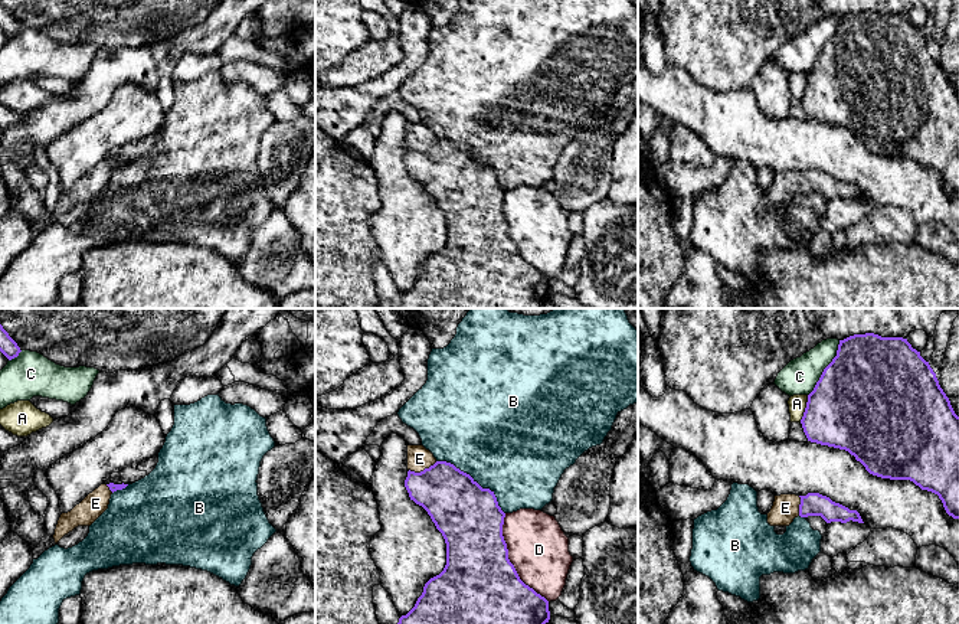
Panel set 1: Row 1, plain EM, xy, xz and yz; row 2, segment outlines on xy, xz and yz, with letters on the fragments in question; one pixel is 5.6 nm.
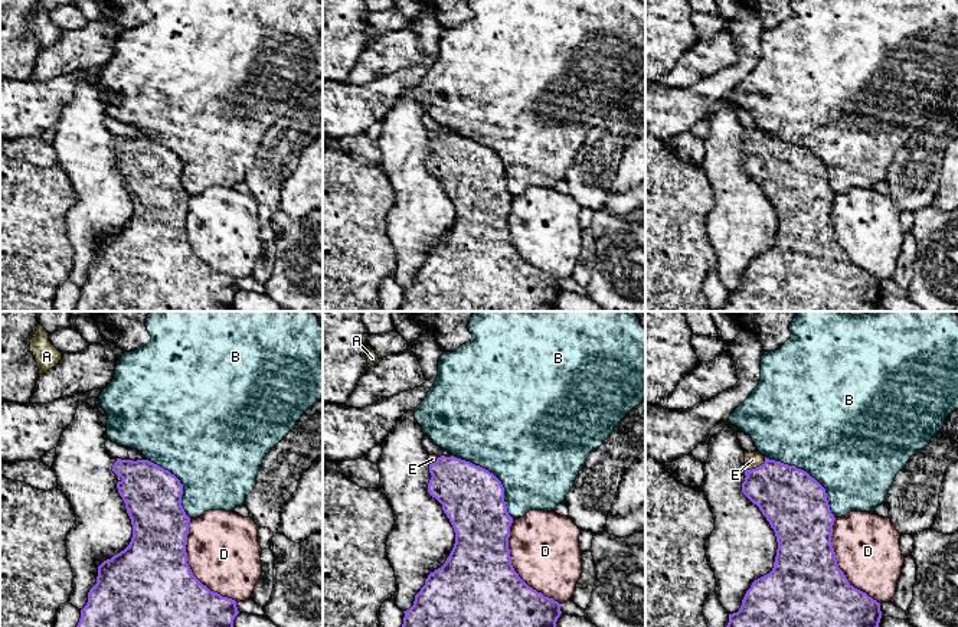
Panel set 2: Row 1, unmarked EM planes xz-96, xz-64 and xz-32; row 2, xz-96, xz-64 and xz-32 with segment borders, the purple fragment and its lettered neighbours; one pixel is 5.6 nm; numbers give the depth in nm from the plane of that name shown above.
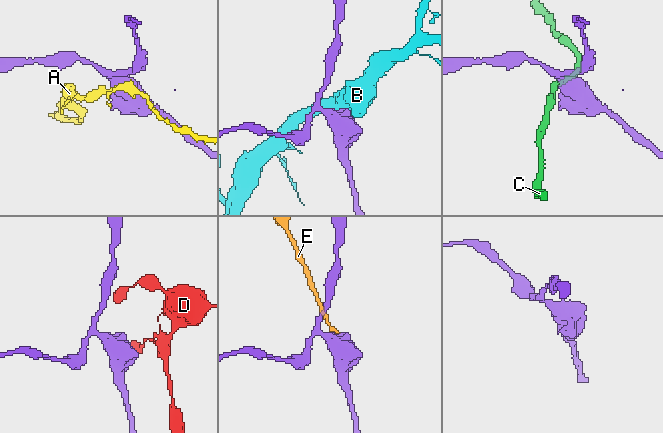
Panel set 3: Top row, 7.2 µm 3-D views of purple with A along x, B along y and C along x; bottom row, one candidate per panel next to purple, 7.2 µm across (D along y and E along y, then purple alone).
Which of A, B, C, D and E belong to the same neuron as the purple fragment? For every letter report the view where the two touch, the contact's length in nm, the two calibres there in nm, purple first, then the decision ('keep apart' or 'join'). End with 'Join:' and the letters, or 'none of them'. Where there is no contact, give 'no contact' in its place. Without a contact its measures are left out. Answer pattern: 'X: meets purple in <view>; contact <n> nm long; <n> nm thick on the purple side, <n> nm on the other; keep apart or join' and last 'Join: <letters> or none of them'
A: meets purple in yz; contact 160 nm long; 460 nm thick on the purple side, 100 nm on the other; keep apart
B: meets purple in xz; contact 480 nm long; 360 nm thick on the purple side, 500 nm on the other; keep apart
C: meets purple in yz; contact 360 nm long; 500 nm thick on the purple side, 200 nm on the other; keep apart
D: meets purple in xz; contact 550 nm long; 480 nm thick on the purple side, 340 nm on the other; keep apart
E: meets purple in xz; contact 170 nm long; 320 nm thick on the purple side, 130 nm on the other; join
Join: E

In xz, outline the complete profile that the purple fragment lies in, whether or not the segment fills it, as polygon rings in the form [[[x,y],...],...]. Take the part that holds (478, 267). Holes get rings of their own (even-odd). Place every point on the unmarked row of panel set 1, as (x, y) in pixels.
[[[408,122],[408,147],[409,148],[405,157],[405,164],[409,170],[410,177],[413,177],[428,189],[436,206],[442,210],[446,220],[446,242],[439,252],[431,255],[425,261],[423,269],[418,275],[415,284],[406,293],[402,293],[399,295],[395,308],[540,308],[541,304],[550,297],[549,278],[537,271],[533,265],[526,262],[520,257],[514,242],[510,239],[507,220],[503,213],[505,190],[498,183],[494,169],[491,169],[490,166],[482,166],[469,151],[461,148],[454,141],[438,138],[433,131],[423,122]]]

